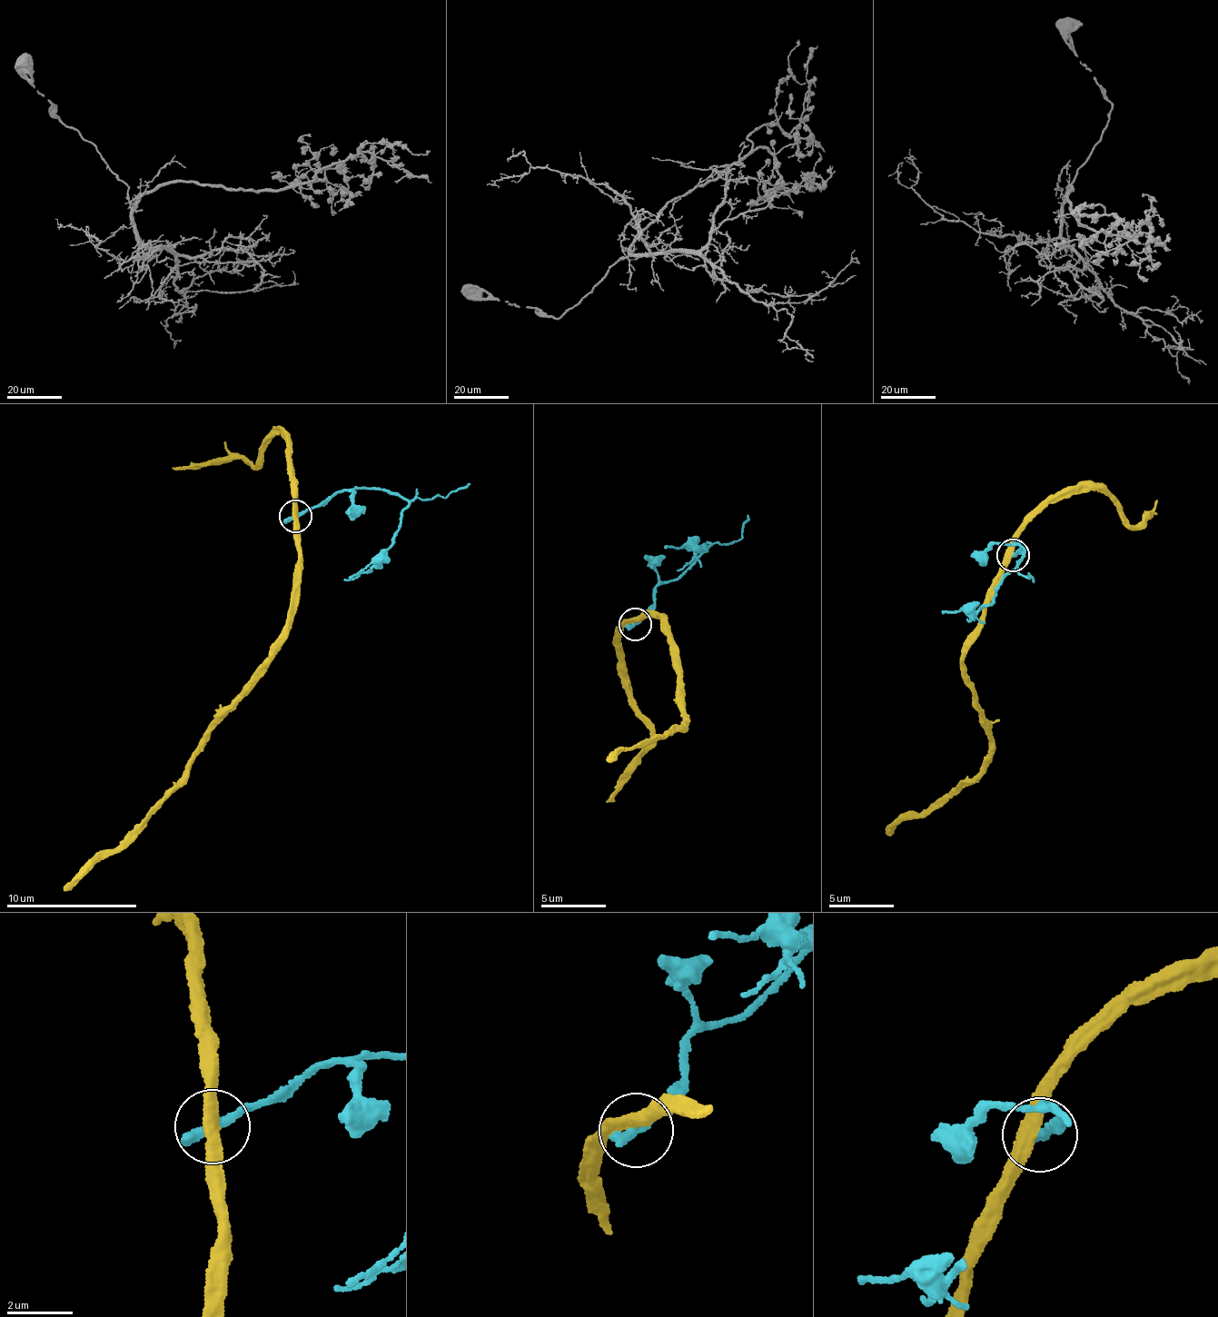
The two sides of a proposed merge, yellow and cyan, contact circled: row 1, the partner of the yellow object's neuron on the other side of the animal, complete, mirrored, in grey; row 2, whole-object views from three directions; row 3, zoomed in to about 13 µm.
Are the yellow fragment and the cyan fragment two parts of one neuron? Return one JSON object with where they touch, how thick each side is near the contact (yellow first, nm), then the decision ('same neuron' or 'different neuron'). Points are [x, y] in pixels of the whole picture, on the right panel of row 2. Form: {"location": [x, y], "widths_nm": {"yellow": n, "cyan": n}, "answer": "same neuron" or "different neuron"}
{"location": [1013, 555], "widths_nm": {"yellow": 400, "cyan": 360}, "answer": "different neuron"}

